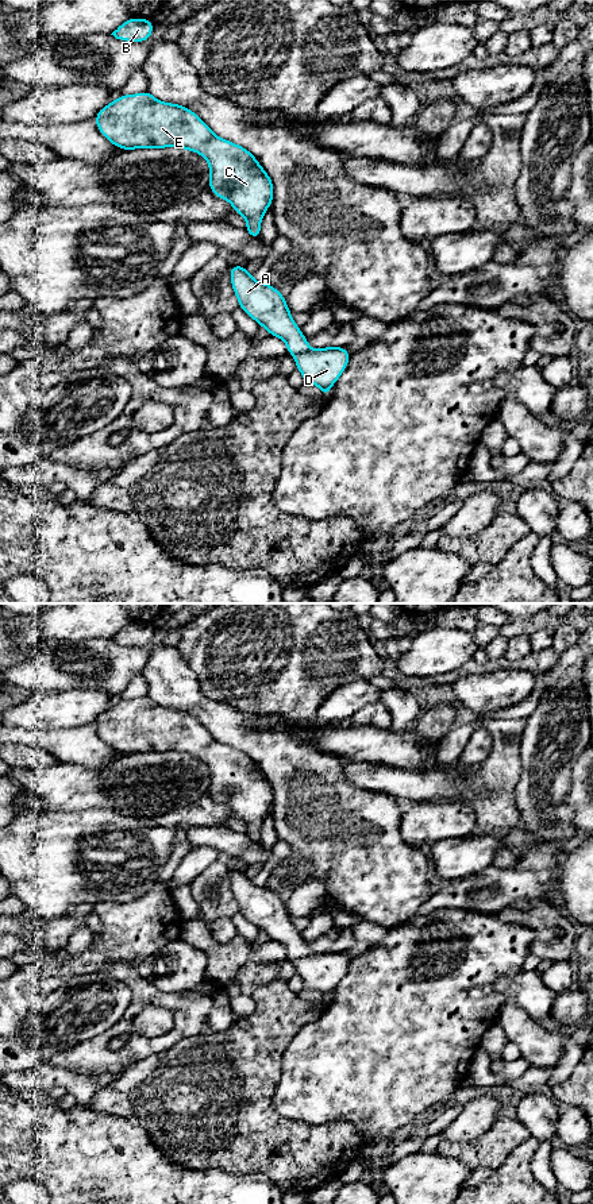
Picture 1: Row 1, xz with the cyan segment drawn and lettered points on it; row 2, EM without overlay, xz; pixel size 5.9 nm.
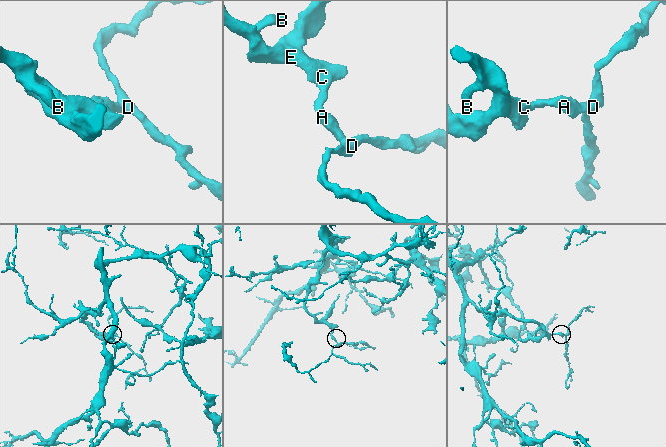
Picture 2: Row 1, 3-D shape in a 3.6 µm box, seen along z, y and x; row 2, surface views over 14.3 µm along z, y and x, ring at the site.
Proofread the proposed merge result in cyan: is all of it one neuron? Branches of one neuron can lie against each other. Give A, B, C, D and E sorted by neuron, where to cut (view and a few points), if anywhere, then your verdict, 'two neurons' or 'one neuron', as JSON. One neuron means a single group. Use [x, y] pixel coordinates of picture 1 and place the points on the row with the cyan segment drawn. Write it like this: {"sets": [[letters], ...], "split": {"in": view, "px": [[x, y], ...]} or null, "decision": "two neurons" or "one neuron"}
{"sets": [["A", "B", "C", "D", "E"]], "split": null, "decision": "one neuron"}

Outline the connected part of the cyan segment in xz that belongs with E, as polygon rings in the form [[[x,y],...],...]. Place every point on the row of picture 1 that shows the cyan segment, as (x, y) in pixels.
[[[146,90],[136,94],[122,94],[101,108],[95,121],[99,131],[122,150],[173,146],[203,155],[209,165],[211,192],[227,200],[234,211],[246,219],[244,229],[251,238],[261,238],[261,221],[274,194],[272,178],[249,150],[219,138],[193,111],[178,104],[159,101]]]

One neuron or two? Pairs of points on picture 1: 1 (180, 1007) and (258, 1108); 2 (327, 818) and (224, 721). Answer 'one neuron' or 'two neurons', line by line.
1: two neurons
2: one neuron

